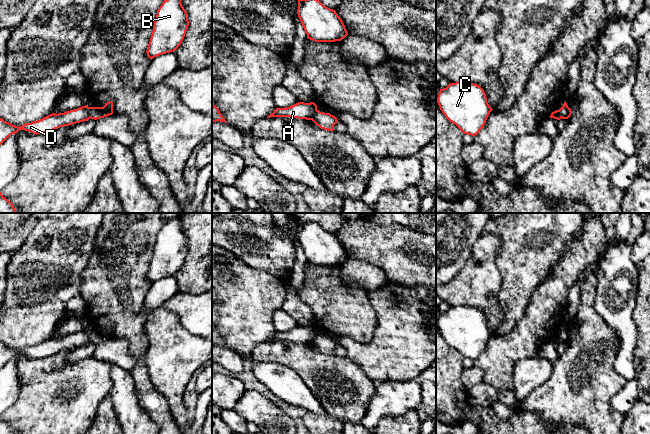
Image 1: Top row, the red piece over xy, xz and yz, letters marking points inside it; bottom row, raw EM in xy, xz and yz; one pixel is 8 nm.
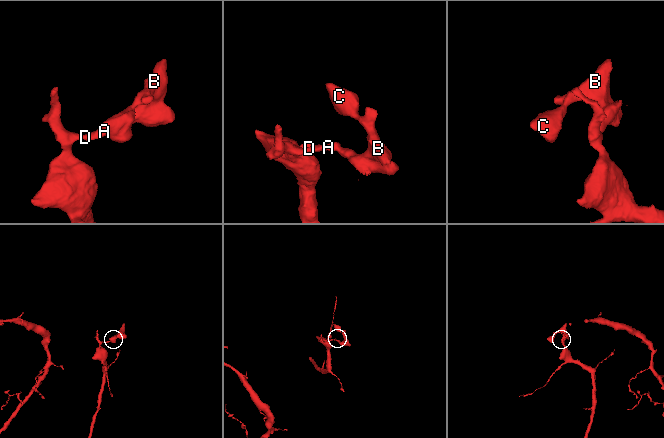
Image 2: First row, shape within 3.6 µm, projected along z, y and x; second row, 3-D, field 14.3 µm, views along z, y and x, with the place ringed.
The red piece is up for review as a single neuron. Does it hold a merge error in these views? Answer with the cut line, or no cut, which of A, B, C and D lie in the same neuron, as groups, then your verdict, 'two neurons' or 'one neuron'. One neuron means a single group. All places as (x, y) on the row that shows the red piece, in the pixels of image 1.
cut in xy along (87, 107), (90, 117); A D / B C; two neurons

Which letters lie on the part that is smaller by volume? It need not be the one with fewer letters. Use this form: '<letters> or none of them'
B, C

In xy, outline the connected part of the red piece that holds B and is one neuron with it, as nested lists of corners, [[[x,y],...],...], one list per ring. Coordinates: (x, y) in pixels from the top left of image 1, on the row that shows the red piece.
[[[164,0],[157,11],[147,56],[152,60],[159,55],[174,52],[181,45],[188,26],[188,14],[181,0]]]

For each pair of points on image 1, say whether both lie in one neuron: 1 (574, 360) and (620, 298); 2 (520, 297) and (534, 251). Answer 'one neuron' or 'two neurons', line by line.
1: two neurons
2: one neuron

